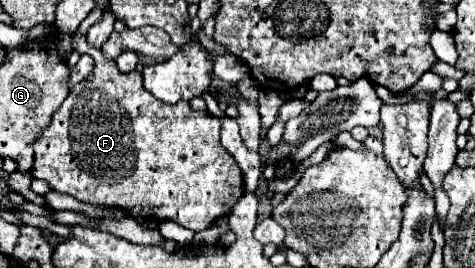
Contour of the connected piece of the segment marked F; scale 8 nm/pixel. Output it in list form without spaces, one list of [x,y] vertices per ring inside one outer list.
[[[73,34],[71,36],[71,44],[73,44],[73,50],[79,52],[79,54],[89,54],[93,60],[95,60],[95,68],[91,72],[91,76],[87,80],[83,80],[81,84],[75,84],[69,92],[69,96],[65,98],[65,102],[61,104],[61,108],[53,114],[53,120],[51,120],[51,126],[47,126],[41,134],[41,138],[37,140],[35,144],[35,164],[33,164],[33,178],[41,178],[41,180],[47,180],[51,184],[53,190],[57,192],[63,192],[63,194],[69,194],[81,202],[89,202],[89,204],[105,204],[105,206],[111,206],[111,208],[119,208],[123,210],[127,216],[131,218],[143,218],[143,220],[151,220],[151,222],[161,222],[161,220],[173,220],[177,224],[181,224],[183,228],[189,228],[189,230],[205,230],[209,228],[215,220],[227,216],[233,208],[233,204],[237,204],[237,200],[243,196],[243,176],[241,176],[241,170],[237,168],[237,162],[229,156],[229,152],[221,146],[219,142],[219,134],[221,134],[221,122],[219,118],[215,118],[213,114],[209,114],[207,110],[191,110],[189,102],[181,100],[173,106],[157,100],[153,94],[149,94],[145,88],[143,88],[143,76],[133,70],[133,72],[127,72],[127,74],[121,74],[115,60],[109,60],[103,56],[103,52],[95,46],[91,46],[87,42],[87,34]]]

